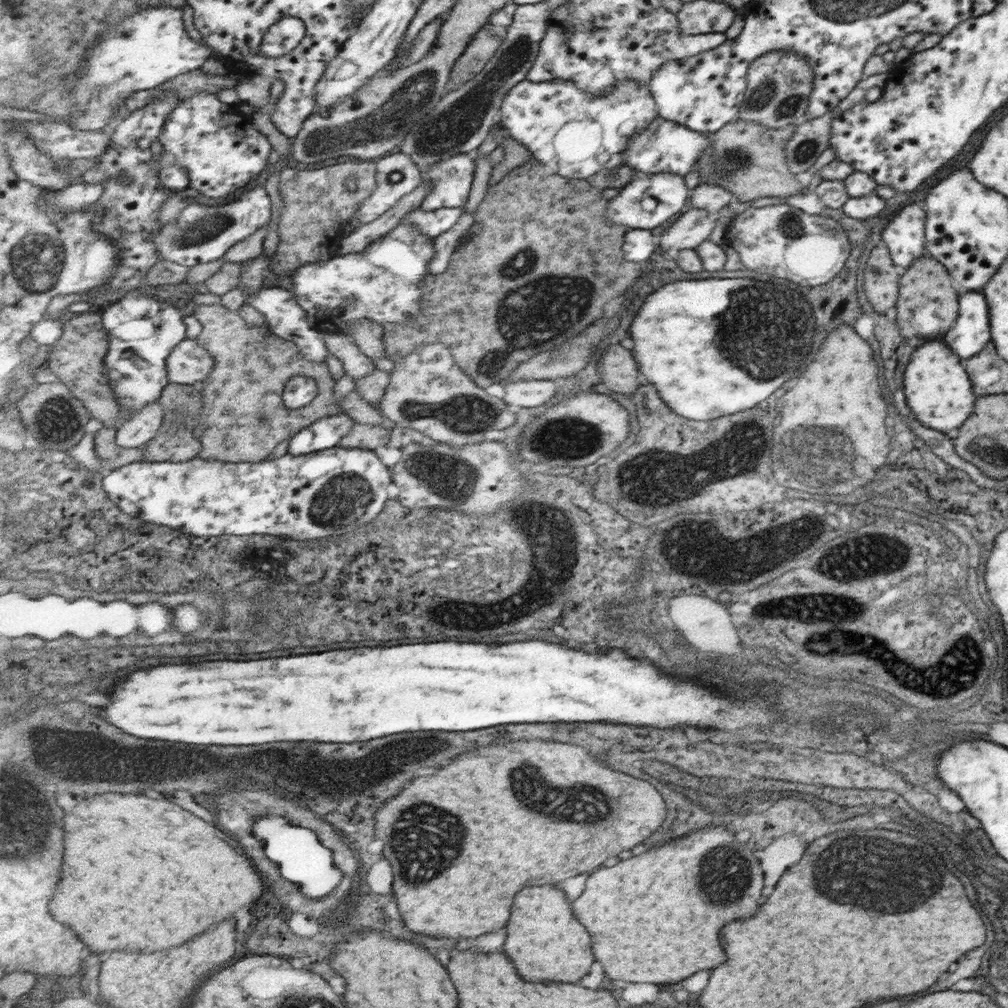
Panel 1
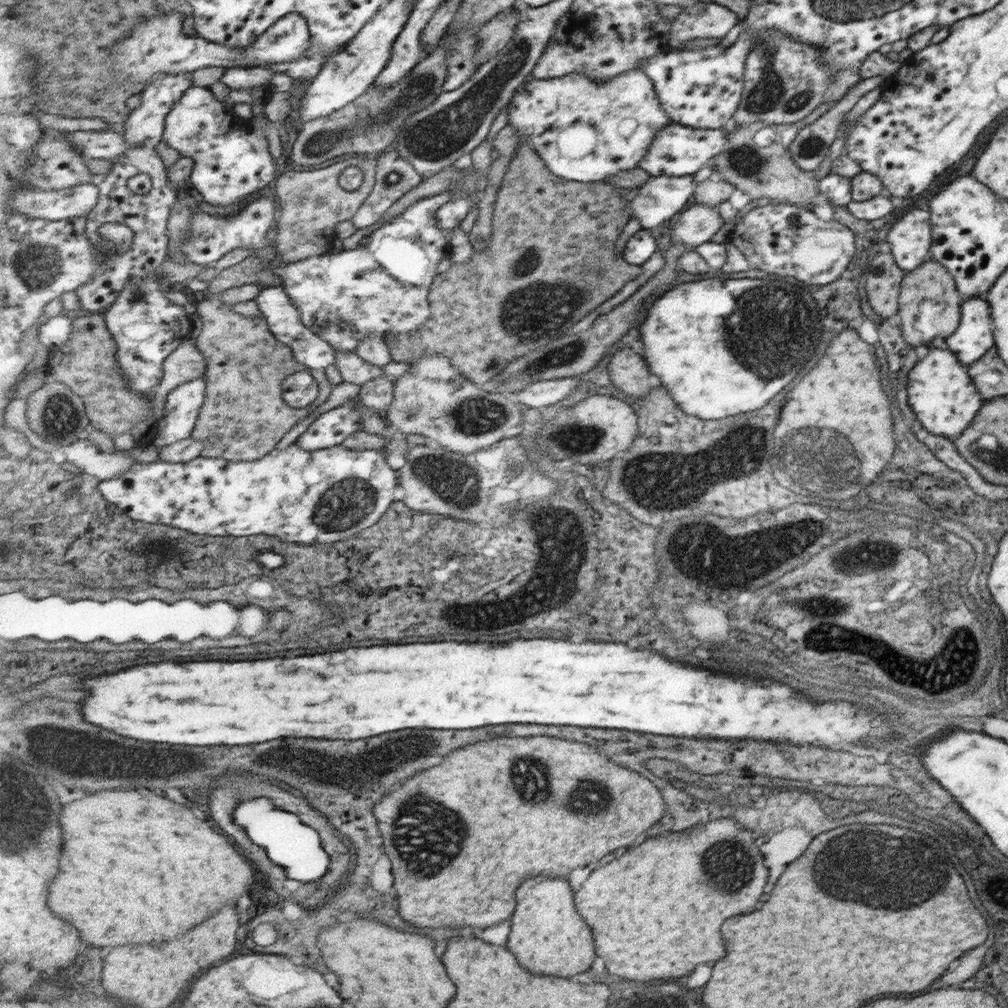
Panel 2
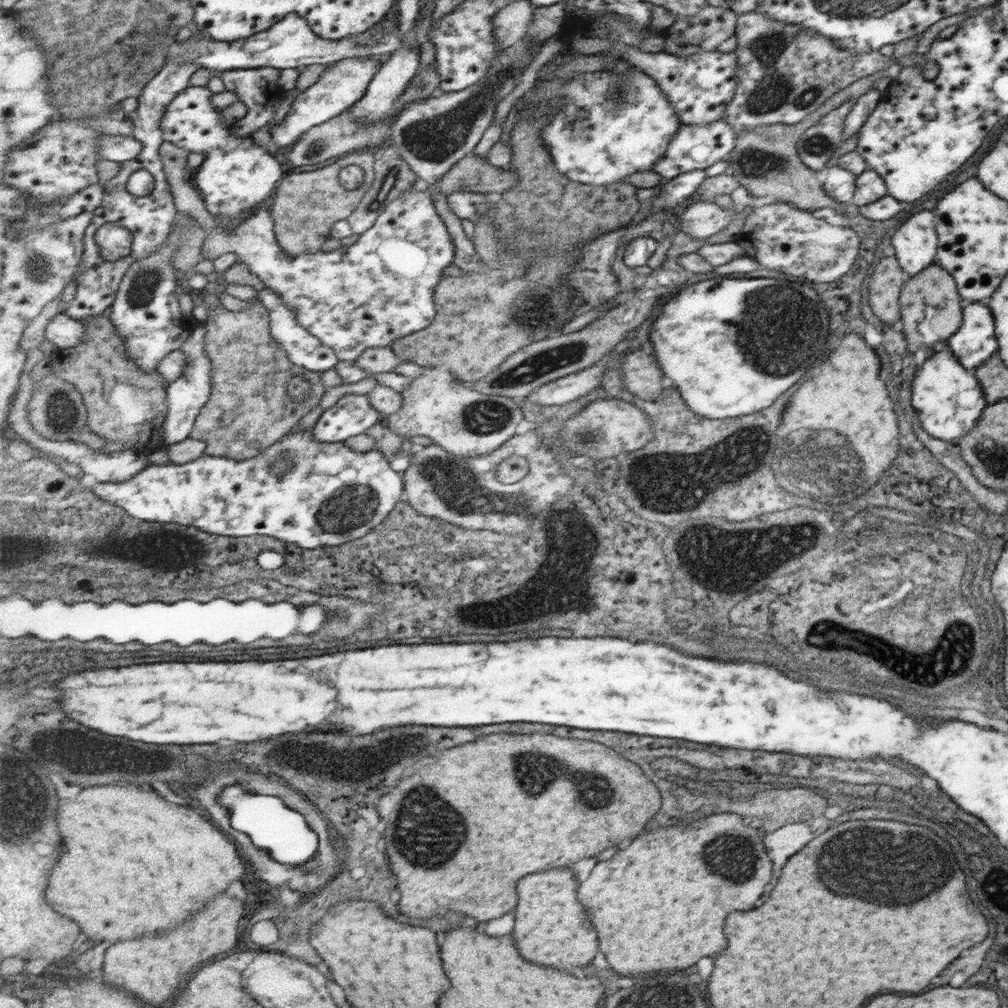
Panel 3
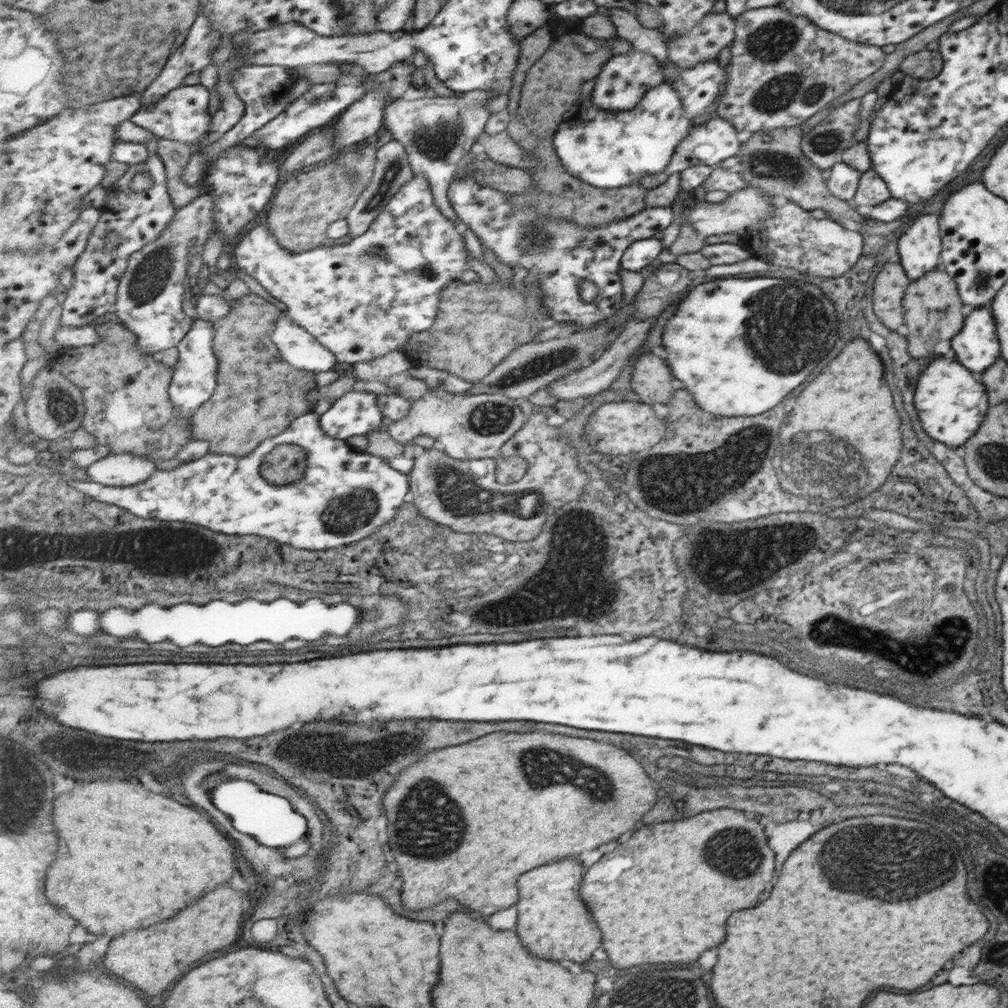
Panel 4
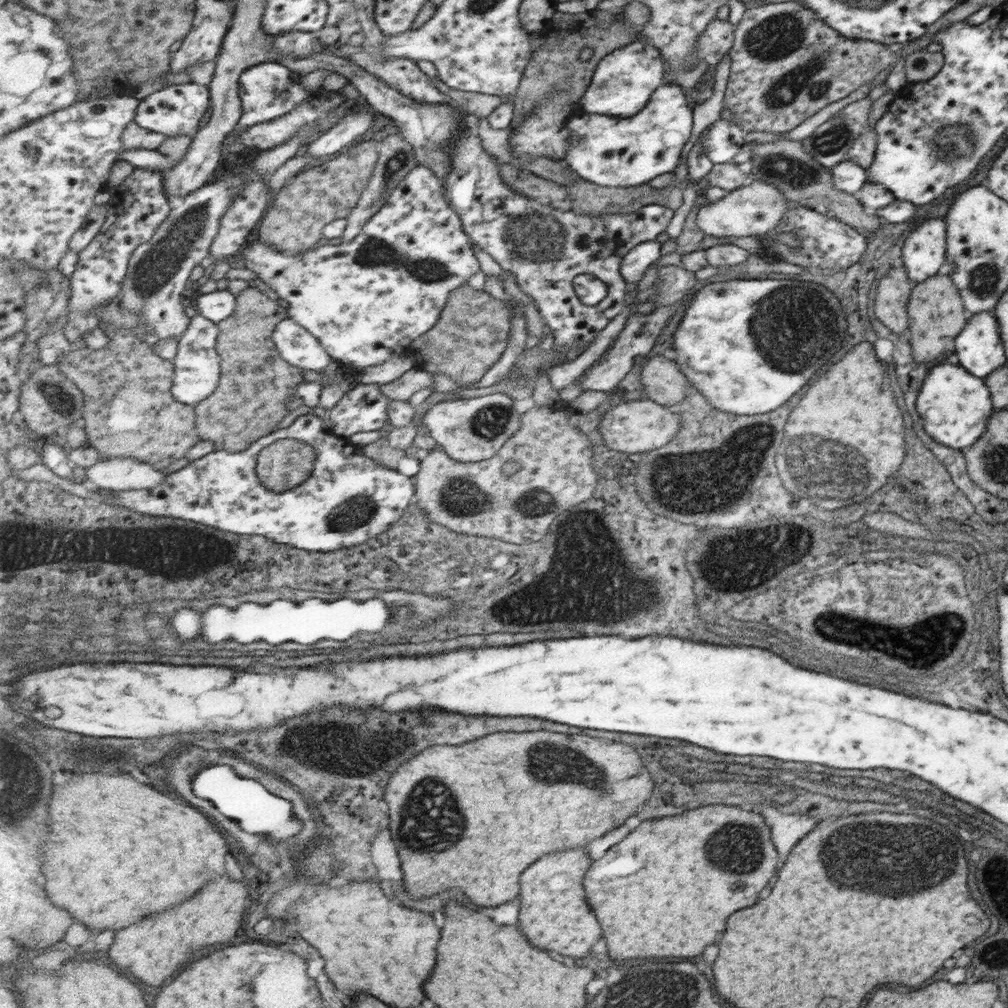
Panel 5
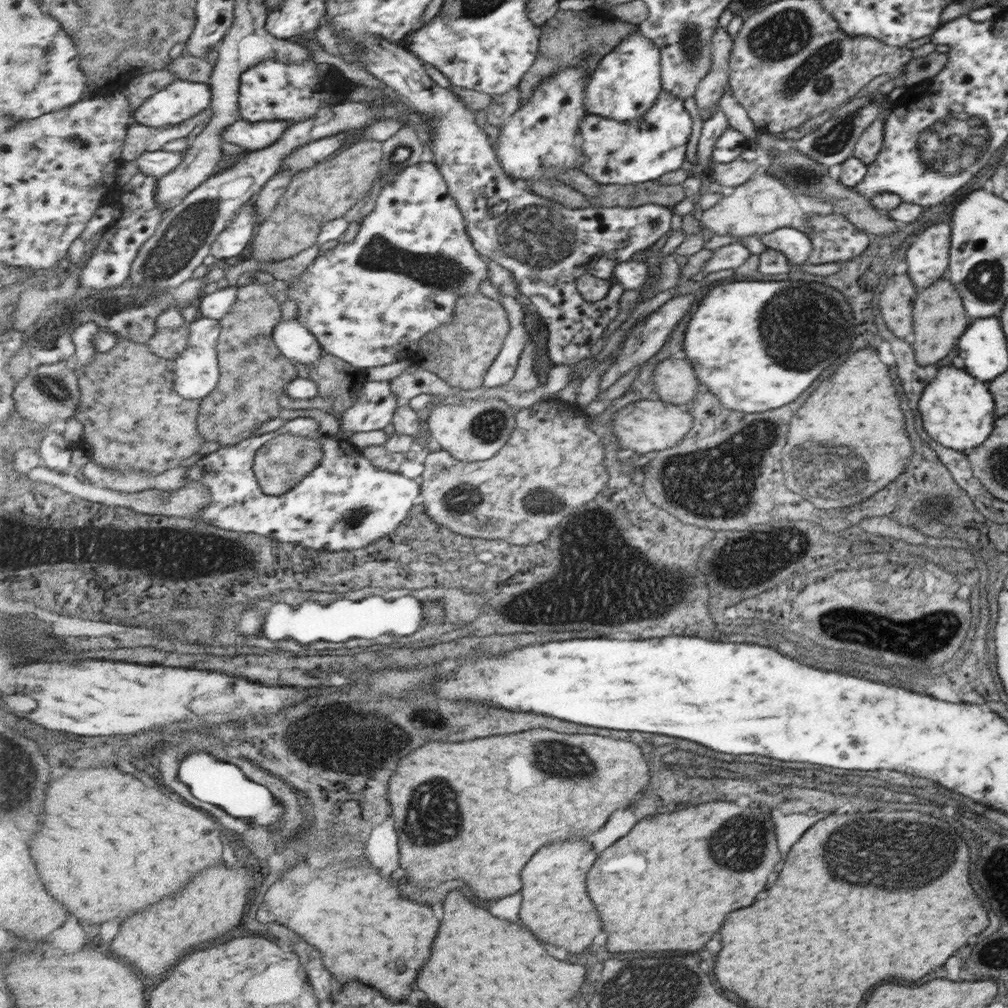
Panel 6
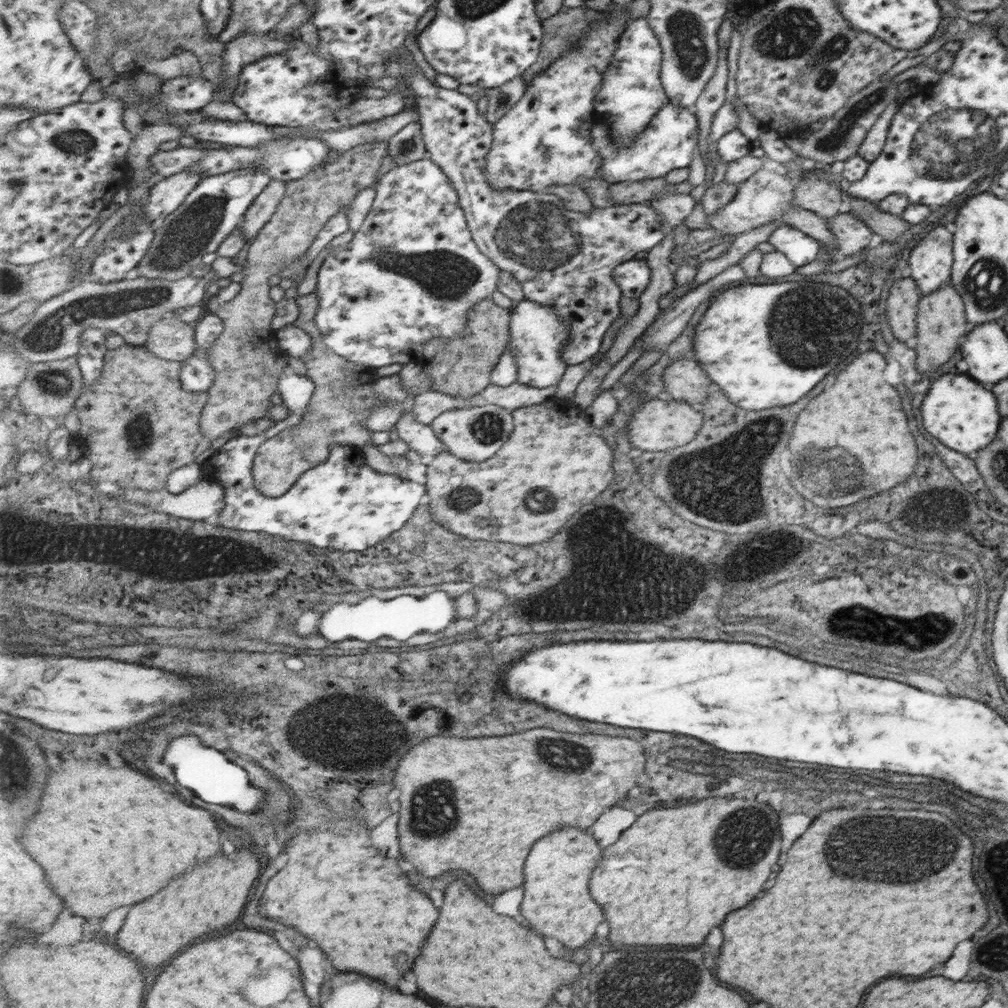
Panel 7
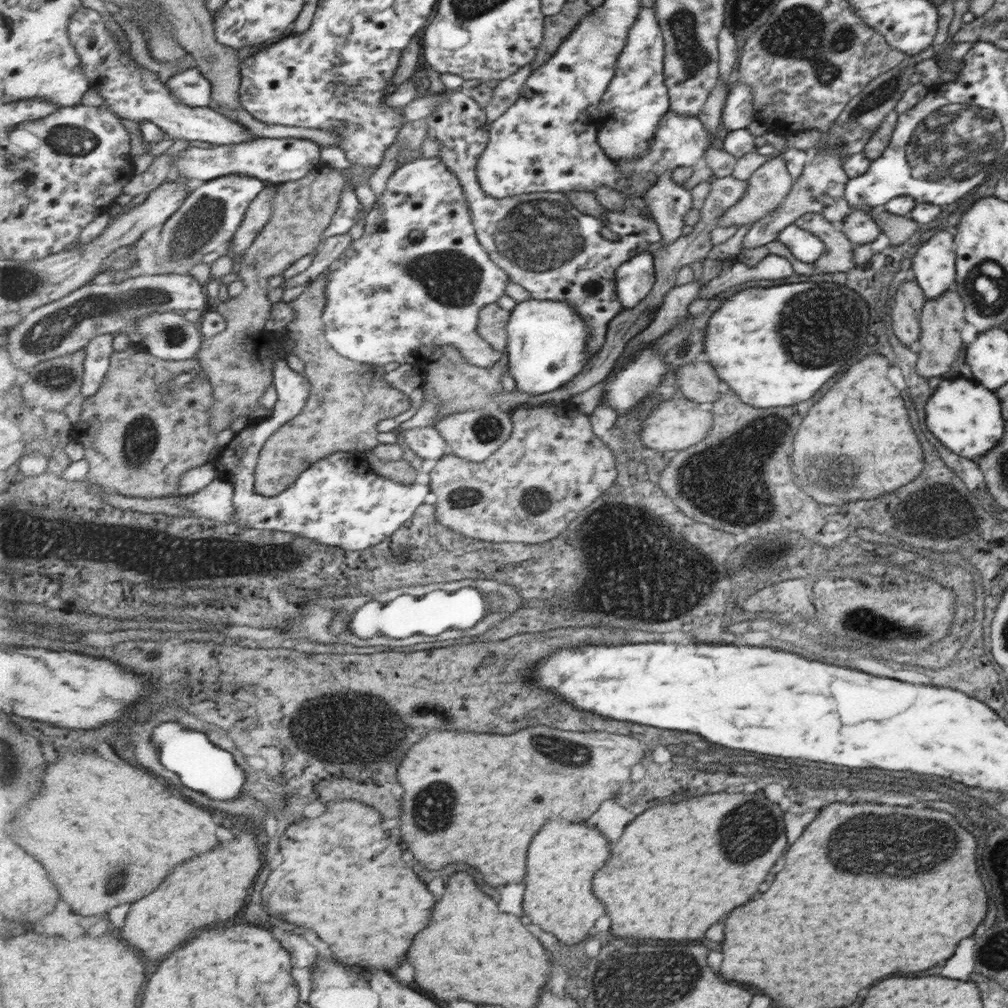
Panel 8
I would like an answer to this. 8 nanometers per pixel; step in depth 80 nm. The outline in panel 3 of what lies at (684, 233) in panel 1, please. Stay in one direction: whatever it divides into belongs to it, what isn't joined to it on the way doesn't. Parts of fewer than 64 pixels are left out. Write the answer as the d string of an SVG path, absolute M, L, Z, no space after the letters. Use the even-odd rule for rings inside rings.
M695 200L680 215L679 228L691 238L702 240L725 228L741 210L742 208L739 208L735 211L733 203L731 209L723 209L710 201Z

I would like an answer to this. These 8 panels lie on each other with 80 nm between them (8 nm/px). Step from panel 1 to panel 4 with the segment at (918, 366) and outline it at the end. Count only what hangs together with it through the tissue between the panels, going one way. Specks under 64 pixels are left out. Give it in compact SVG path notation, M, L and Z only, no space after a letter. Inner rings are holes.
M975 308L967 314L963 330L951 338L951 350L955 352L955 360L963 362L967 370L983 372L989 364L995 362L999 356L999 344L989 310ZM935 358L927 364L915 386L913 406L929 438L955 448L962 447L963 443L969 440L987 410L985 388L977 378L979 374L973 376L963 366L947 358Z

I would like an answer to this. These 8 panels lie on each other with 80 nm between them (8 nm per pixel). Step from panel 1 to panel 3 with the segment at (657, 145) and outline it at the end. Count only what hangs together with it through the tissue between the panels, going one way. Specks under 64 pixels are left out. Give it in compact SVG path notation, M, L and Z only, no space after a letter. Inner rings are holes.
M720 120L704 126L682 125L666 146L665 156L655 164L653 170L666 180L691 170L705 169L725 158L726 154L733 150L736 142L735 132Z

